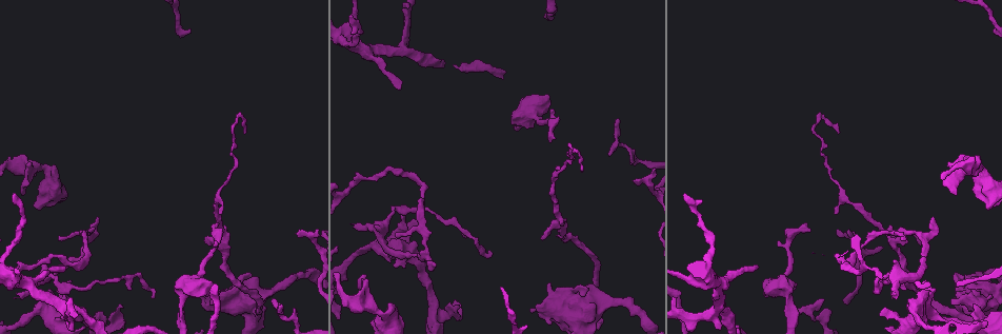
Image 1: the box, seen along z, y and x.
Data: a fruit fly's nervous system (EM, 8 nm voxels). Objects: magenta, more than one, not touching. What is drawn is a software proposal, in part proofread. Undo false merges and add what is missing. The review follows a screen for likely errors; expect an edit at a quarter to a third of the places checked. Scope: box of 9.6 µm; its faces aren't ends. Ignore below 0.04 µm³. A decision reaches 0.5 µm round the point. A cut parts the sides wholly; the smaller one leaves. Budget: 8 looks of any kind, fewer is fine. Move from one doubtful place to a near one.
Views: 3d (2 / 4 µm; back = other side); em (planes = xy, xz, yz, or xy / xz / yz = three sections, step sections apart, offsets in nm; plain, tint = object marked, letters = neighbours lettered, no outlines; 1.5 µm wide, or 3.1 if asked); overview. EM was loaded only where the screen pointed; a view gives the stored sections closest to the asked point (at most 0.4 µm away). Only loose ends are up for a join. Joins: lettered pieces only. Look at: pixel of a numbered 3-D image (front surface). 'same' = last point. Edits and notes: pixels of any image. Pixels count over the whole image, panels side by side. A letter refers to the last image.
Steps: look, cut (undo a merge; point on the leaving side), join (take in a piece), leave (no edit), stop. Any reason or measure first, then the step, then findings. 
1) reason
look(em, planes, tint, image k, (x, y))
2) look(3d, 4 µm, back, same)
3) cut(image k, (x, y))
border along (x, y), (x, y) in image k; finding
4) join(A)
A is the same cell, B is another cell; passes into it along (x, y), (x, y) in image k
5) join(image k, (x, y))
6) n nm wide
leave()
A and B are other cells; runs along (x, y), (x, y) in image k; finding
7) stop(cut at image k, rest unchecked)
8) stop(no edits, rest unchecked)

branch stops here
look(em, yz, step 8, plain, image 1, (354, 227))

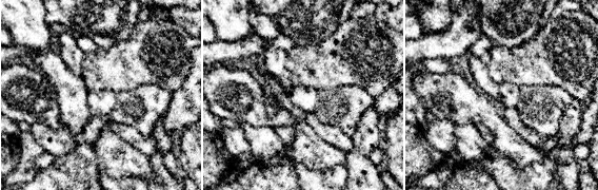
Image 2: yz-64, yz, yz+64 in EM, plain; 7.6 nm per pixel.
look(em, yz, step 8, letters, same)

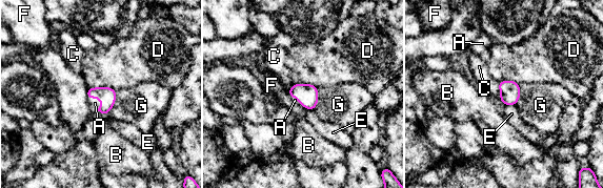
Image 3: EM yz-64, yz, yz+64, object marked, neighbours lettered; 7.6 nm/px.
130 nm wide; D touches over 220 nm
join(A)
A is the same cell, B, C, D, E, F and G are other cells; it goes on there

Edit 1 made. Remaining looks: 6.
an open end
look(3d, 2 µm, image 1, (99, 217))

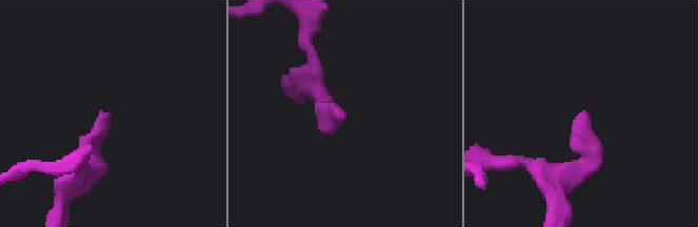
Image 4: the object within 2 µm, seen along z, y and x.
look(em, xz, step 8, letters, image 4, (108, 115))

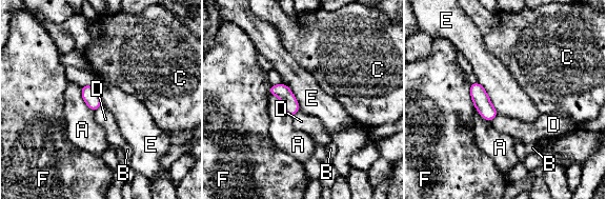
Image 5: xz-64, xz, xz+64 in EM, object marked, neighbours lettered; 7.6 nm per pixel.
E touches over 280 nm
leave()
A, B, C, D, E and F are other cells; border along (101, 104), (94, 112) in image 5; no lettered piece goes on from it

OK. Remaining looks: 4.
free end
look(3d, 2 µm, image 1, (488, 251))

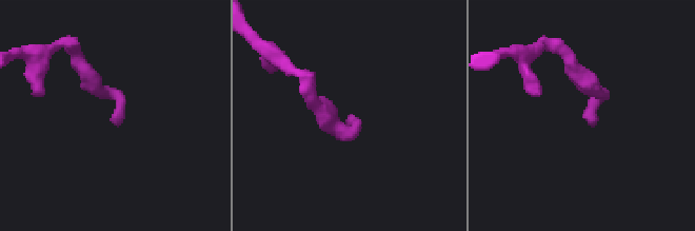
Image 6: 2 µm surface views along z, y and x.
need the tissue
look(em, yz, step 8, letters, image 6, (592, 122))

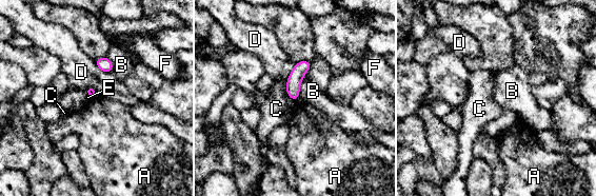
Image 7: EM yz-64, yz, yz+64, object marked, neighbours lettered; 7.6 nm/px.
B touches over 320 nm
leave()
A, B, C, D, E and F are other cells; none of them fits

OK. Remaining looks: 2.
stop(join at image 3, rest unchecked)

